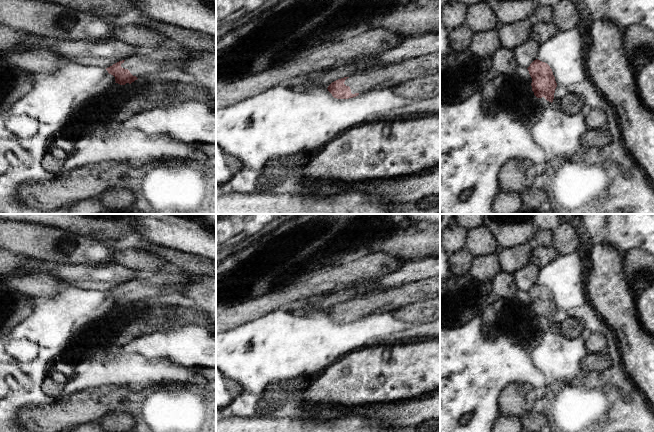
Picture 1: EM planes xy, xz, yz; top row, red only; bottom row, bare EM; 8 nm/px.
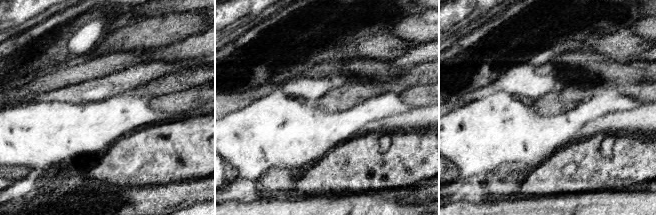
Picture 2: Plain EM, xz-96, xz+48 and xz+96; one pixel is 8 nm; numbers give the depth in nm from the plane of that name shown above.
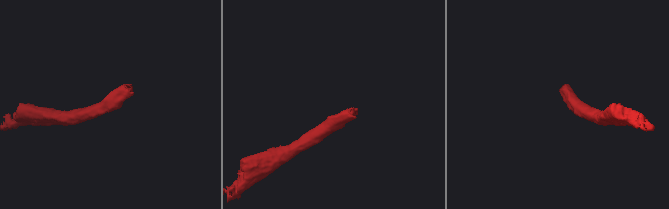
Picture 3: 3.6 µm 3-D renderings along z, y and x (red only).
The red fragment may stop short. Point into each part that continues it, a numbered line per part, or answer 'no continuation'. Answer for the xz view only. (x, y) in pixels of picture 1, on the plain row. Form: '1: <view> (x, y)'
1: xz (390, 300)

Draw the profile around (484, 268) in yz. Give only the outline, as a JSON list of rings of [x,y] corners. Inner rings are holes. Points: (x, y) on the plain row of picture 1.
[[[498,252],[481,255],[474,257],[468,279],[479,286],[487,286],[501,271]]]

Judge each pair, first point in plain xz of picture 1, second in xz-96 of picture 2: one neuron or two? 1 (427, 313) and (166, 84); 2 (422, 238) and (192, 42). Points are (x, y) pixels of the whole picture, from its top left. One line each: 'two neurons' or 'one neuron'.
1: two neurons
2: two neurons

